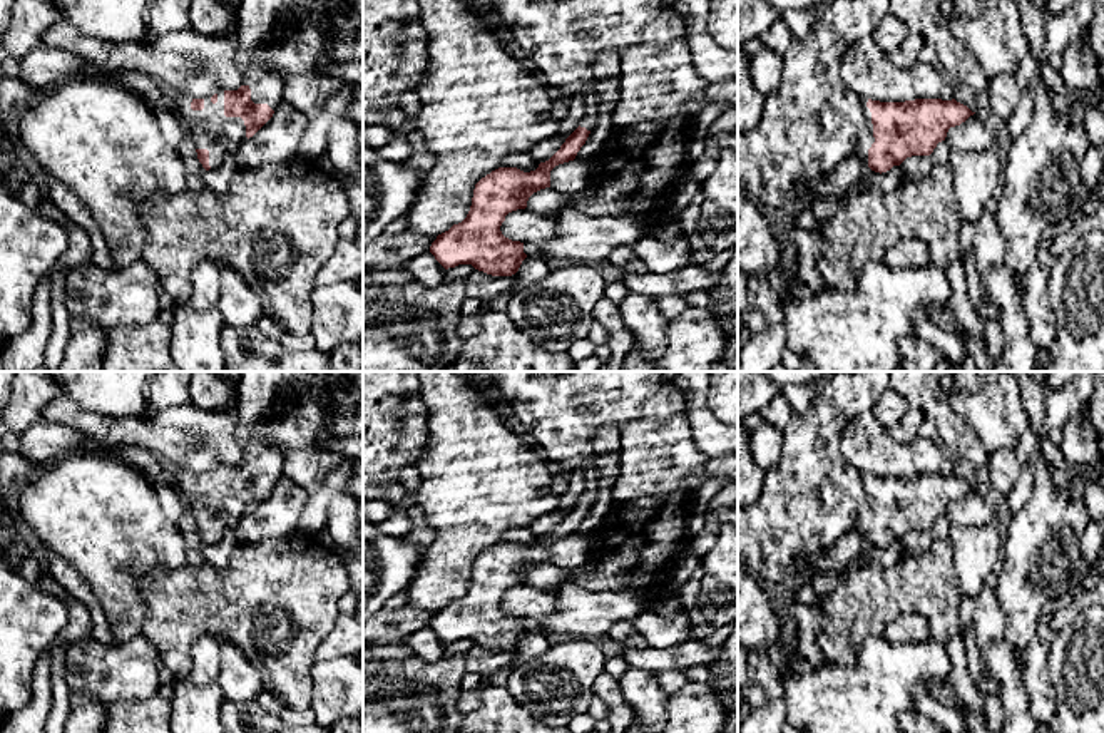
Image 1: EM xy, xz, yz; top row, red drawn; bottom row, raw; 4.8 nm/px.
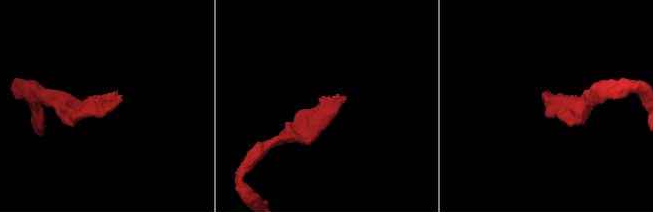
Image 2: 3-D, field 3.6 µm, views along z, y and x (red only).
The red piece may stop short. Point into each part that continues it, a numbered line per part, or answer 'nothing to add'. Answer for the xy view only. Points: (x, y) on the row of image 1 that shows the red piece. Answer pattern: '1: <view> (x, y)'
1: xy (209, 129)

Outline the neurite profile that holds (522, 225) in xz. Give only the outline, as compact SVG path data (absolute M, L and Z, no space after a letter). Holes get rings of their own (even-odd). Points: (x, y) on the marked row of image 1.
M517 209L505 216L500 231L512 241L542 246L555 238L557 216Z

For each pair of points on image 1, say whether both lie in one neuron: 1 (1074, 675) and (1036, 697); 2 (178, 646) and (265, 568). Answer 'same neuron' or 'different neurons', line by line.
1: different neurons
2: same neuron

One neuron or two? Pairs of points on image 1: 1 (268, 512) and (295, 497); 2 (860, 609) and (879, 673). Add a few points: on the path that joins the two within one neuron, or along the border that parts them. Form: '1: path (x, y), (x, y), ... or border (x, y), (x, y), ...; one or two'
1: path (275, 512), (288, 501); one
2: border (880, 636), (870, 636), (853, 663), (837, 660); two

